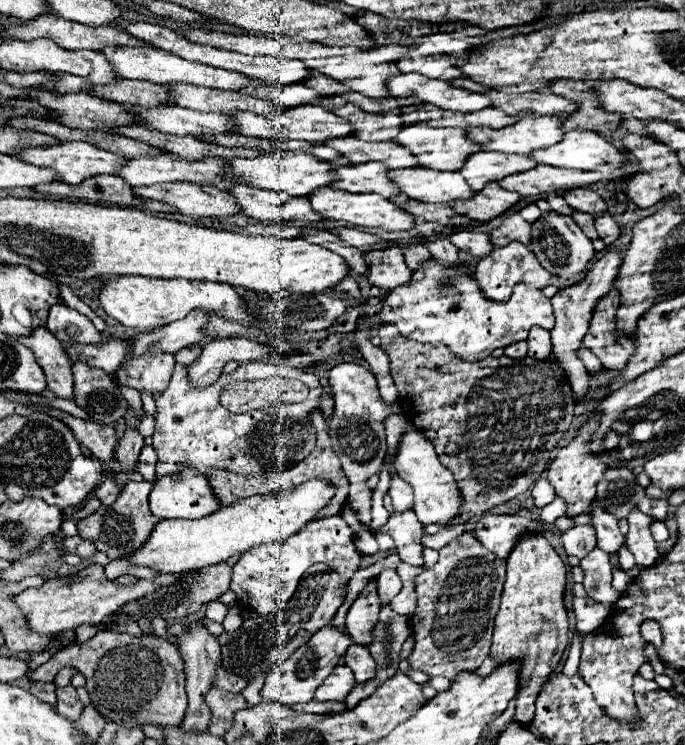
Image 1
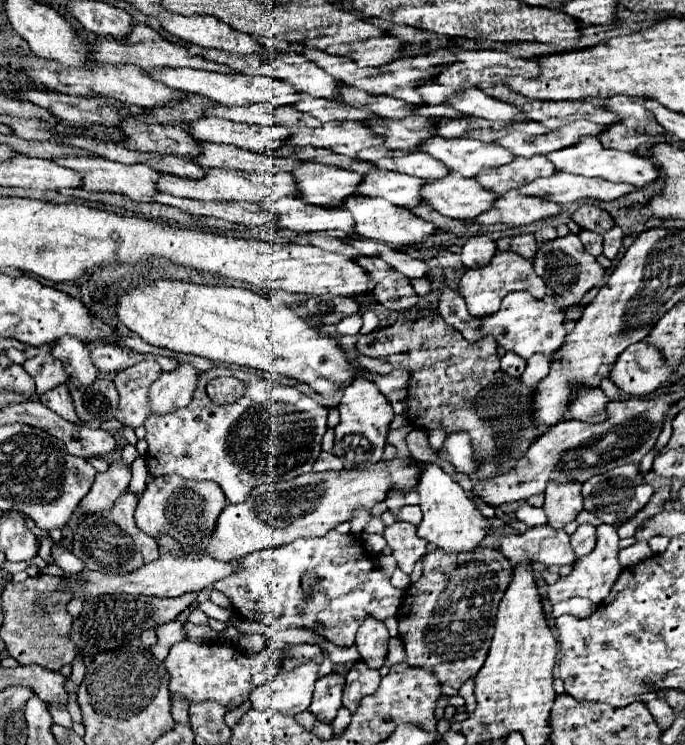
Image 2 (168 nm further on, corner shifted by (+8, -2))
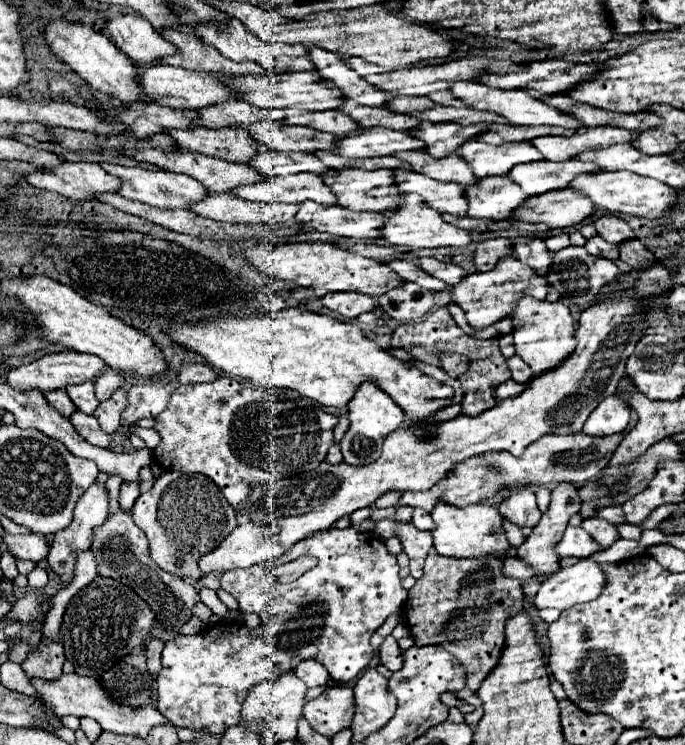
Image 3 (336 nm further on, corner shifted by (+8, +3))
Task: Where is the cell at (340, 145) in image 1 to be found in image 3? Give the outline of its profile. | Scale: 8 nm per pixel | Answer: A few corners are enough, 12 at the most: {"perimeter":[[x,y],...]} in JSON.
{"perimeter":[[455,154],[429,160],[421,172],[433,180],[473,184],[477,176]]}

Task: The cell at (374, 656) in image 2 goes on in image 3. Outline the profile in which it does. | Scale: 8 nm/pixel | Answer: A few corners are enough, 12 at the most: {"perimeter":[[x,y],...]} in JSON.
{"perimeter":[[393,636],[379,646],[379,660],[391,672],[399,670],[403,658]]}

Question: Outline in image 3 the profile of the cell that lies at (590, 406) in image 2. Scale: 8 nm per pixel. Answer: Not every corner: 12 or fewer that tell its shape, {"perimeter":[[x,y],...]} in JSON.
{"perimeter":[[607,396],[585,420],[583,432],[623,432],[631,408]]}

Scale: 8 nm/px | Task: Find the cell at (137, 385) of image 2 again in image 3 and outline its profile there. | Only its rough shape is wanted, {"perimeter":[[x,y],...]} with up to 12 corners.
{"perimeter":[[131,380],[109,400],[97,406],[93,416],[105,432],[119,428],[121,414],[127,408]]}

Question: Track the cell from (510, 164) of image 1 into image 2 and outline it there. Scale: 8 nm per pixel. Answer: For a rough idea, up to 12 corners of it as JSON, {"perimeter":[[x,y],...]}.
{"perimeter":[[547,157],[515,159],[475,177],[495,193],[555,173]]}

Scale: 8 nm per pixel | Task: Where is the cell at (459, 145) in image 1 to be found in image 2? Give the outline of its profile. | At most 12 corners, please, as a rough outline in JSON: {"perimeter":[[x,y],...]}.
{"perimeter":[[433,137],[419,149],[463,177],[515,159],[497,143]]}

